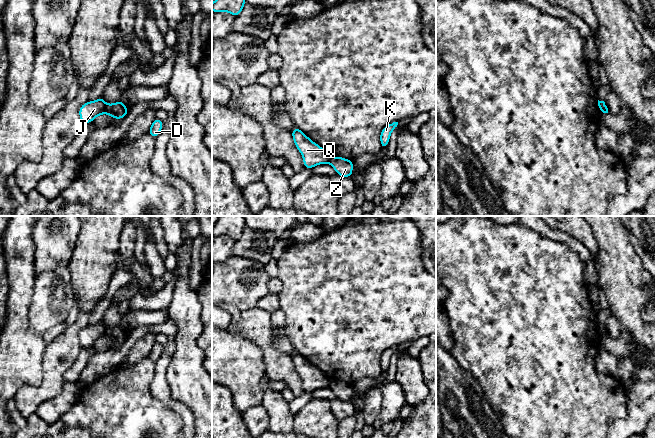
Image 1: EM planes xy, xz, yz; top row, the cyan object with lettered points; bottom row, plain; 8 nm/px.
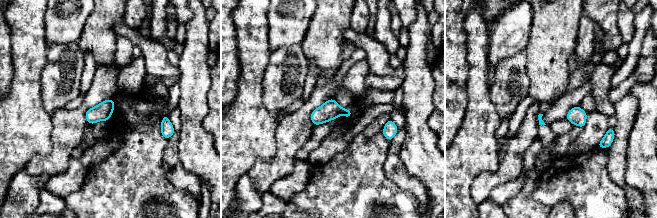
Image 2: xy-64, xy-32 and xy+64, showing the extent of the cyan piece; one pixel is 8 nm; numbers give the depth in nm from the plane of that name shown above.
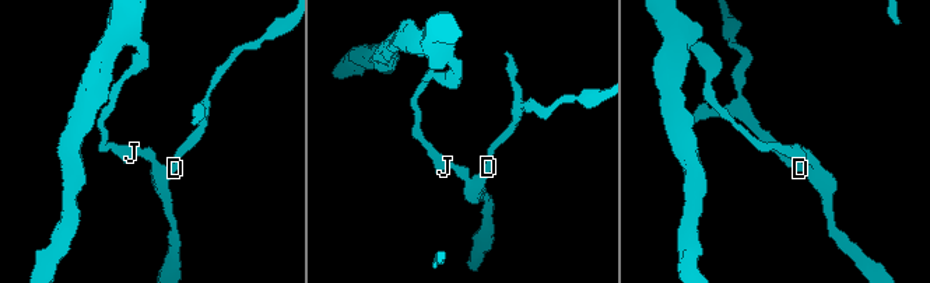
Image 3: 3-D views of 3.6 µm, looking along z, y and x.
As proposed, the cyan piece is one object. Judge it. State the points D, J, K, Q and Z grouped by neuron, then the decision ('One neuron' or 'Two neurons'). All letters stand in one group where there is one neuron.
Groups: D K Z / J Q. Two neurons

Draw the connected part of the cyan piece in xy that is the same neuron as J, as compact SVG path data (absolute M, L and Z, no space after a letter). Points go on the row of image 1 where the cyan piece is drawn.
M103 98L88 101L79 108L80 121L83 124L91 123L97 116L105 114L106 102Z

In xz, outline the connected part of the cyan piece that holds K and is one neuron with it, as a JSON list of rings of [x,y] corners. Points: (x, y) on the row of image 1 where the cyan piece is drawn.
[[[393,122],[387,126],[385,126],[380,134],[380,143],[382,146],[382,149],[386,148],[390,139],[390,135],[393,132],[393,130],[397,127],[398,122]]]

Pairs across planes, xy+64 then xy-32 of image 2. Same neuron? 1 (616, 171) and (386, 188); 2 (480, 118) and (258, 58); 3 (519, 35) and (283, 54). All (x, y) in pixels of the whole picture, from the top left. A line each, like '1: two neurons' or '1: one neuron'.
1: two neurons
2: one neuron
3: two neurons

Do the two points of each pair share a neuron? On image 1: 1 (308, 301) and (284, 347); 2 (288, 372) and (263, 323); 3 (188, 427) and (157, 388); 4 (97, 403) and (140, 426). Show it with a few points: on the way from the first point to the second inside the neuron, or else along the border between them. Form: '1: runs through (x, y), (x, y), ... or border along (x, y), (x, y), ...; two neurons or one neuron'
1: border along (284, 316), (285, 335), (296, 350); two neurons
2: runs through (276, 360), (267, 349), (263, 341), (263, 335); one neuron
3: runs through (187, 417), (167, 398); one neuron
4: runs through (108, 407), (119, 407), (129, 417); one neuron

